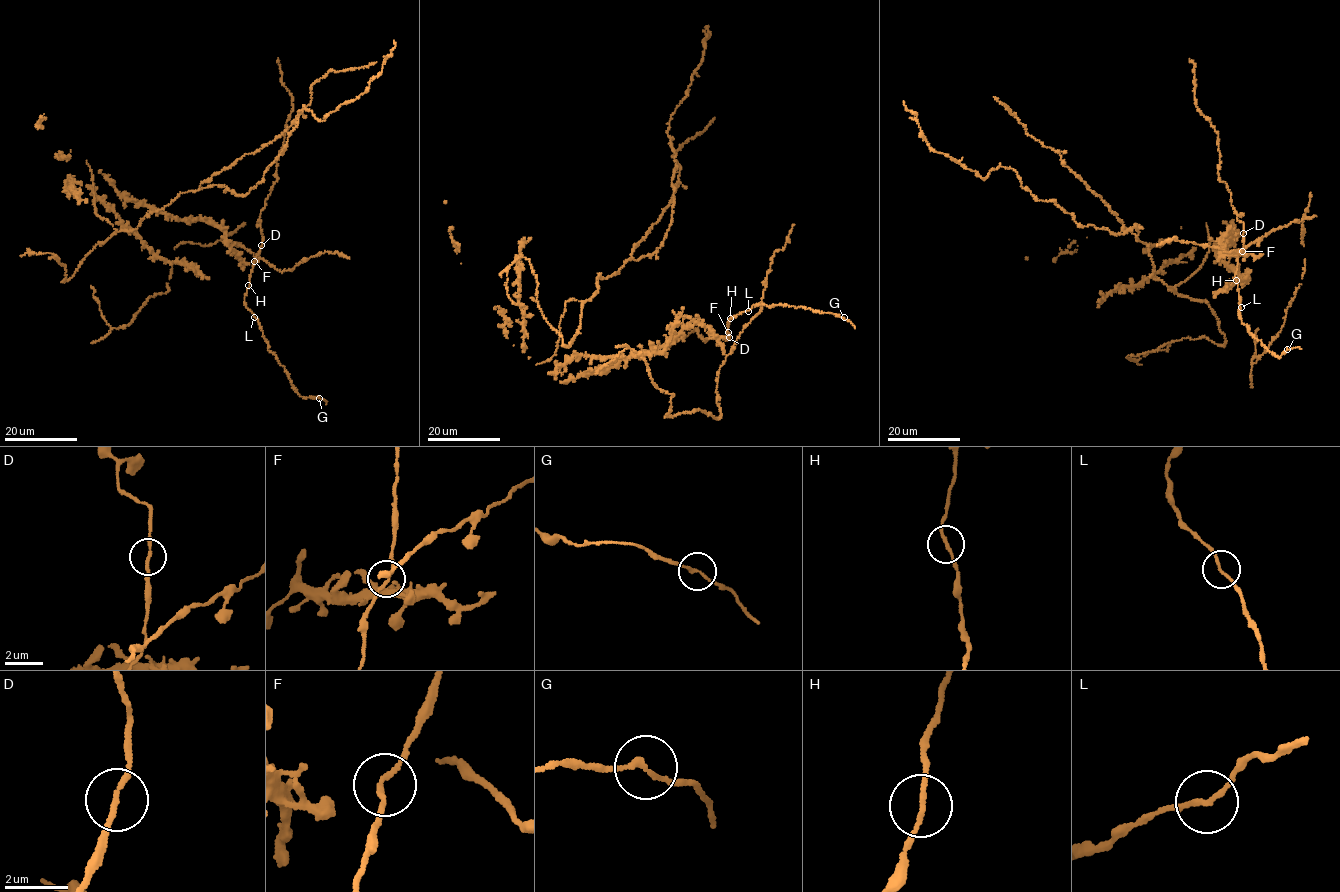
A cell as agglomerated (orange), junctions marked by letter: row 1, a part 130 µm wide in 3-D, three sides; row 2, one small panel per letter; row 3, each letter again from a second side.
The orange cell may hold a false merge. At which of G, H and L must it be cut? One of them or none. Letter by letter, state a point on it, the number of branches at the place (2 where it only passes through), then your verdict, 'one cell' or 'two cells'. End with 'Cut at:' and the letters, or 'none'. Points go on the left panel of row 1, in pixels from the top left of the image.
G: (319, 398) | 2 | one cell
H: (248, 285) | 2 | one cell
L: (254, 317) | 2 | one cell
Cut at: none

